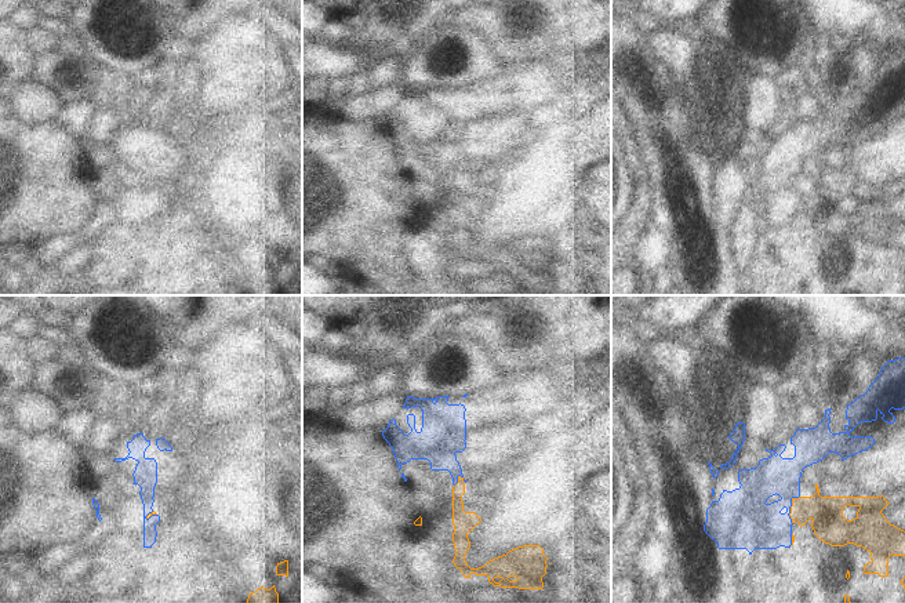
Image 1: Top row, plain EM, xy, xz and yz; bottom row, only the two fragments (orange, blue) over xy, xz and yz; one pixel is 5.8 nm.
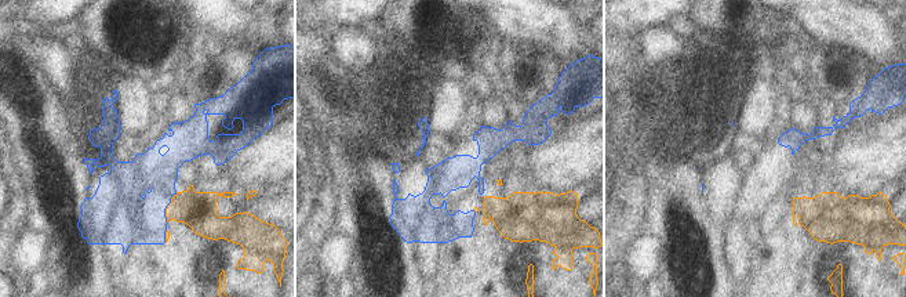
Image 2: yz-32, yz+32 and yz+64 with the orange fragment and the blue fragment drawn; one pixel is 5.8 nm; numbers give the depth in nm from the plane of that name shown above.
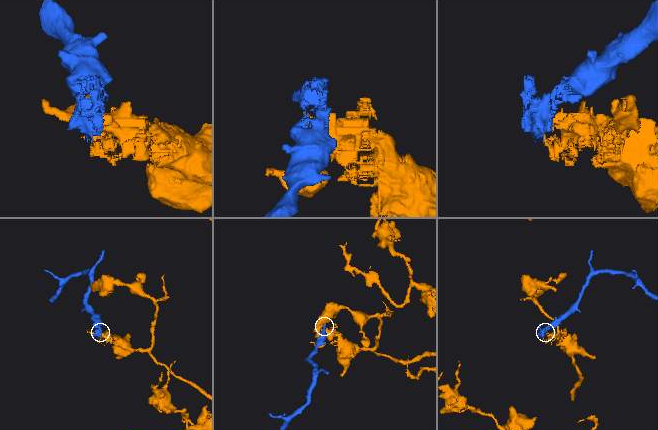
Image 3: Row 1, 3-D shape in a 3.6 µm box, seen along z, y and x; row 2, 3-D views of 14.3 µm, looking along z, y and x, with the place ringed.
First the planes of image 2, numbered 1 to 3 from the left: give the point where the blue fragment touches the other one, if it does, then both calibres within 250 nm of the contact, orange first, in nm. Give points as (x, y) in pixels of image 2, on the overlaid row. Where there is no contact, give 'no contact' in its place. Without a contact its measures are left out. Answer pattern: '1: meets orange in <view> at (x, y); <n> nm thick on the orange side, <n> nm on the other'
1: meets orange in yz-32 at (167, 207); 200 nm thick on the orange side, 320 nm on the other
2: meets orange in yz+32 at (475, 210); 20 nm thick on the orange side, 200 nm on the other
3: no contact

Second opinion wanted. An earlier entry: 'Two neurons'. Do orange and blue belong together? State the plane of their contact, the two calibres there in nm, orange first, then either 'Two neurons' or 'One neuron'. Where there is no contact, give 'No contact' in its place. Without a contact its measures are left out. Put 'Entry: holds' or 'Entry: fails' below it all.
Touches orange in yz. Thickness 190 nm (orange) against 300 nm. Two neurons.
Entry: holds

